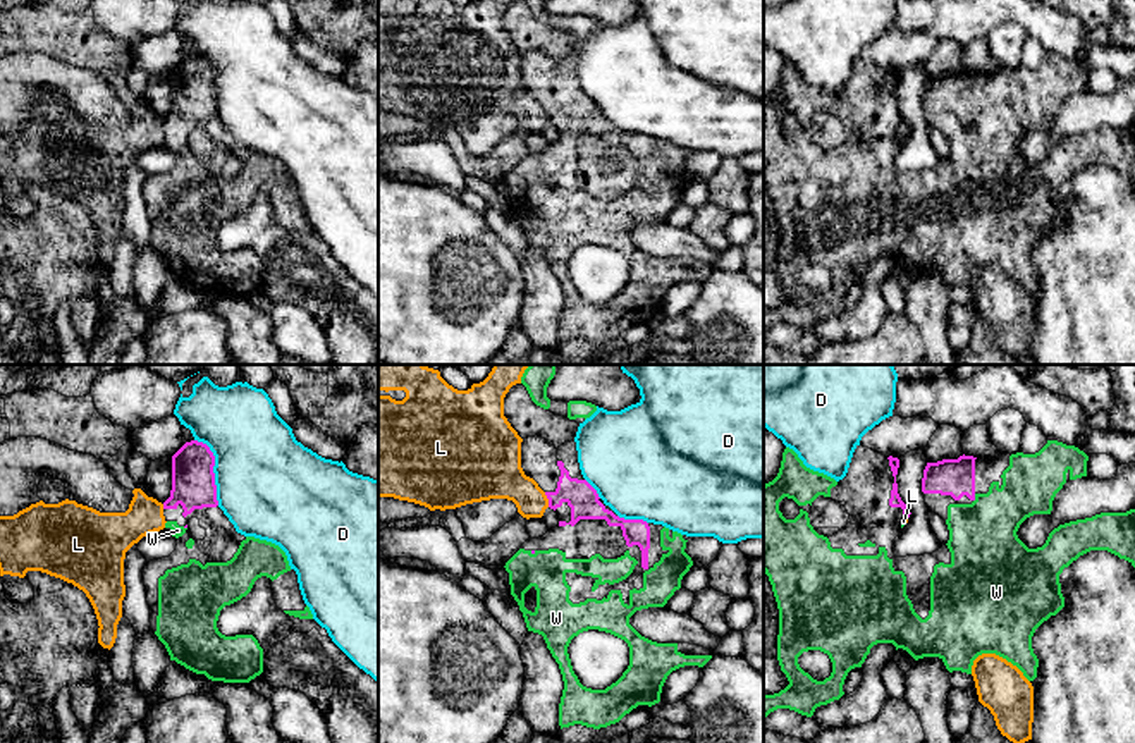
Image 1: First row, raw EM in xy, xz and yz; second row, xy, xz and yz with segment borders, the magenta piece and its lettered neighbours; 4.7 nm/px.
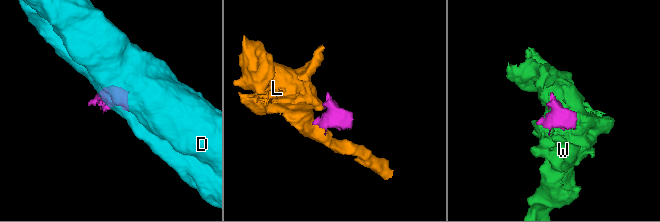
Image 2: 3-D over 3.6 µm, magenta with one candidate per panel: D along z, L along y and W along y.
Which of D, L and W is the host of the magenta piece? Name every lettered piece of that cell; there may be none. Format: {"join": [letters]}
{"join": ["W"]}

